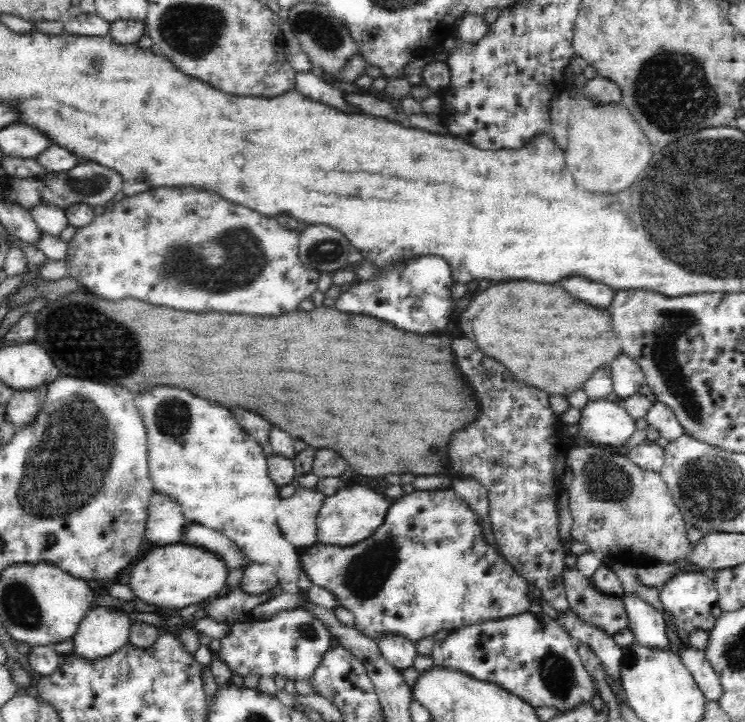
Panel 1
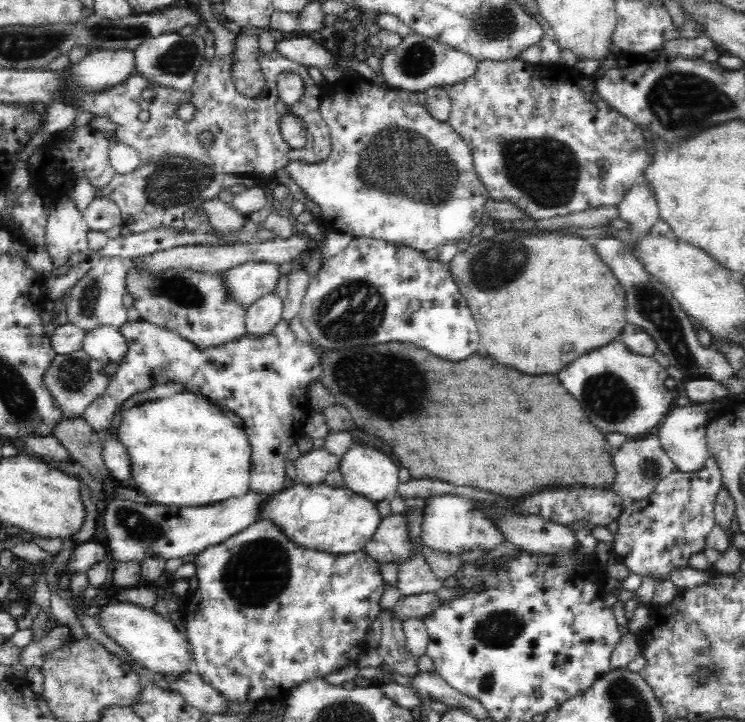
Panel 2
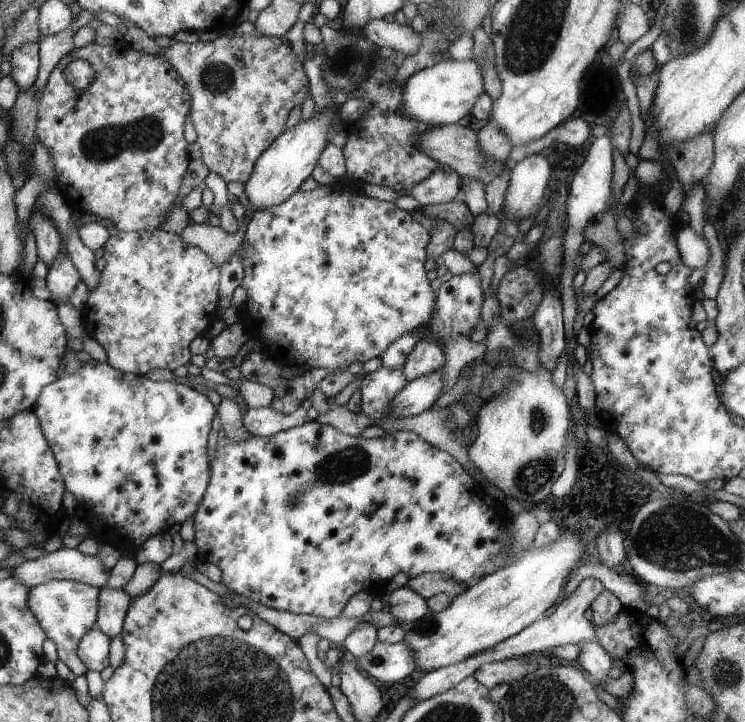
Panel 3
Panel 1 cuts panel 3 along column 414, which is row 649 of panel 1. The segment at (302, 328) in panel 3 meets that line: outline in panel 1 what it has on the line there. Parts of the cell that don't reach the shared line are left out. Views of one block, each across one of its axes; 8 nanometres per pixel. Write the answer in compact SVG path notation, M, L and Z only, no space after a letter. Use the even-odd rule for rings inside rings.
M303 608L282 610L270 620L250 620L246 624L234 624L230 634L221 639L221 649L217 652L231 672L240 676L286 676L290 680L310 680L312 672L320 664L324 652L330 648L333 636L329 628L310 611Z

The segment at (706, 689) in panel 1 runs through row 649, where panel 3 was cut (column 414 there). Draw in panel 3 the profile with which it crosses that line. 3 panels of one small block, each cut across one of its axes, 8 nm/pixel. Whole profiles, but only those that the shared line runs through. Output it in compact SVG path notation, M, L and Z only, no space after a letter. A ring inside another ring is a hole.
M584 578L570 596L567 596L559 604L556 604L556 608L546 617L536 620L535 624L530 624L529 627L523 628L521 632L498 642L494 647L486 648L483 652L475 652L475 656L469 656L467 660L459 664L452 664L445 666L445 668L425 673L413 686L407 688L404 695L414 699L418 703L426 698L431 698L433 694L449 690L451 686L455 686L455 684L461 682L464 678L472 675L481 664L511 657L523 657L533 652L544 652L549 648L555 648L555 646L561 646L562 644L575 644L577 642L595 640L594 626L591 624L591 620L588 622L585 619L583 612L601 594L601 590L603 590L603 585L597 578Z

